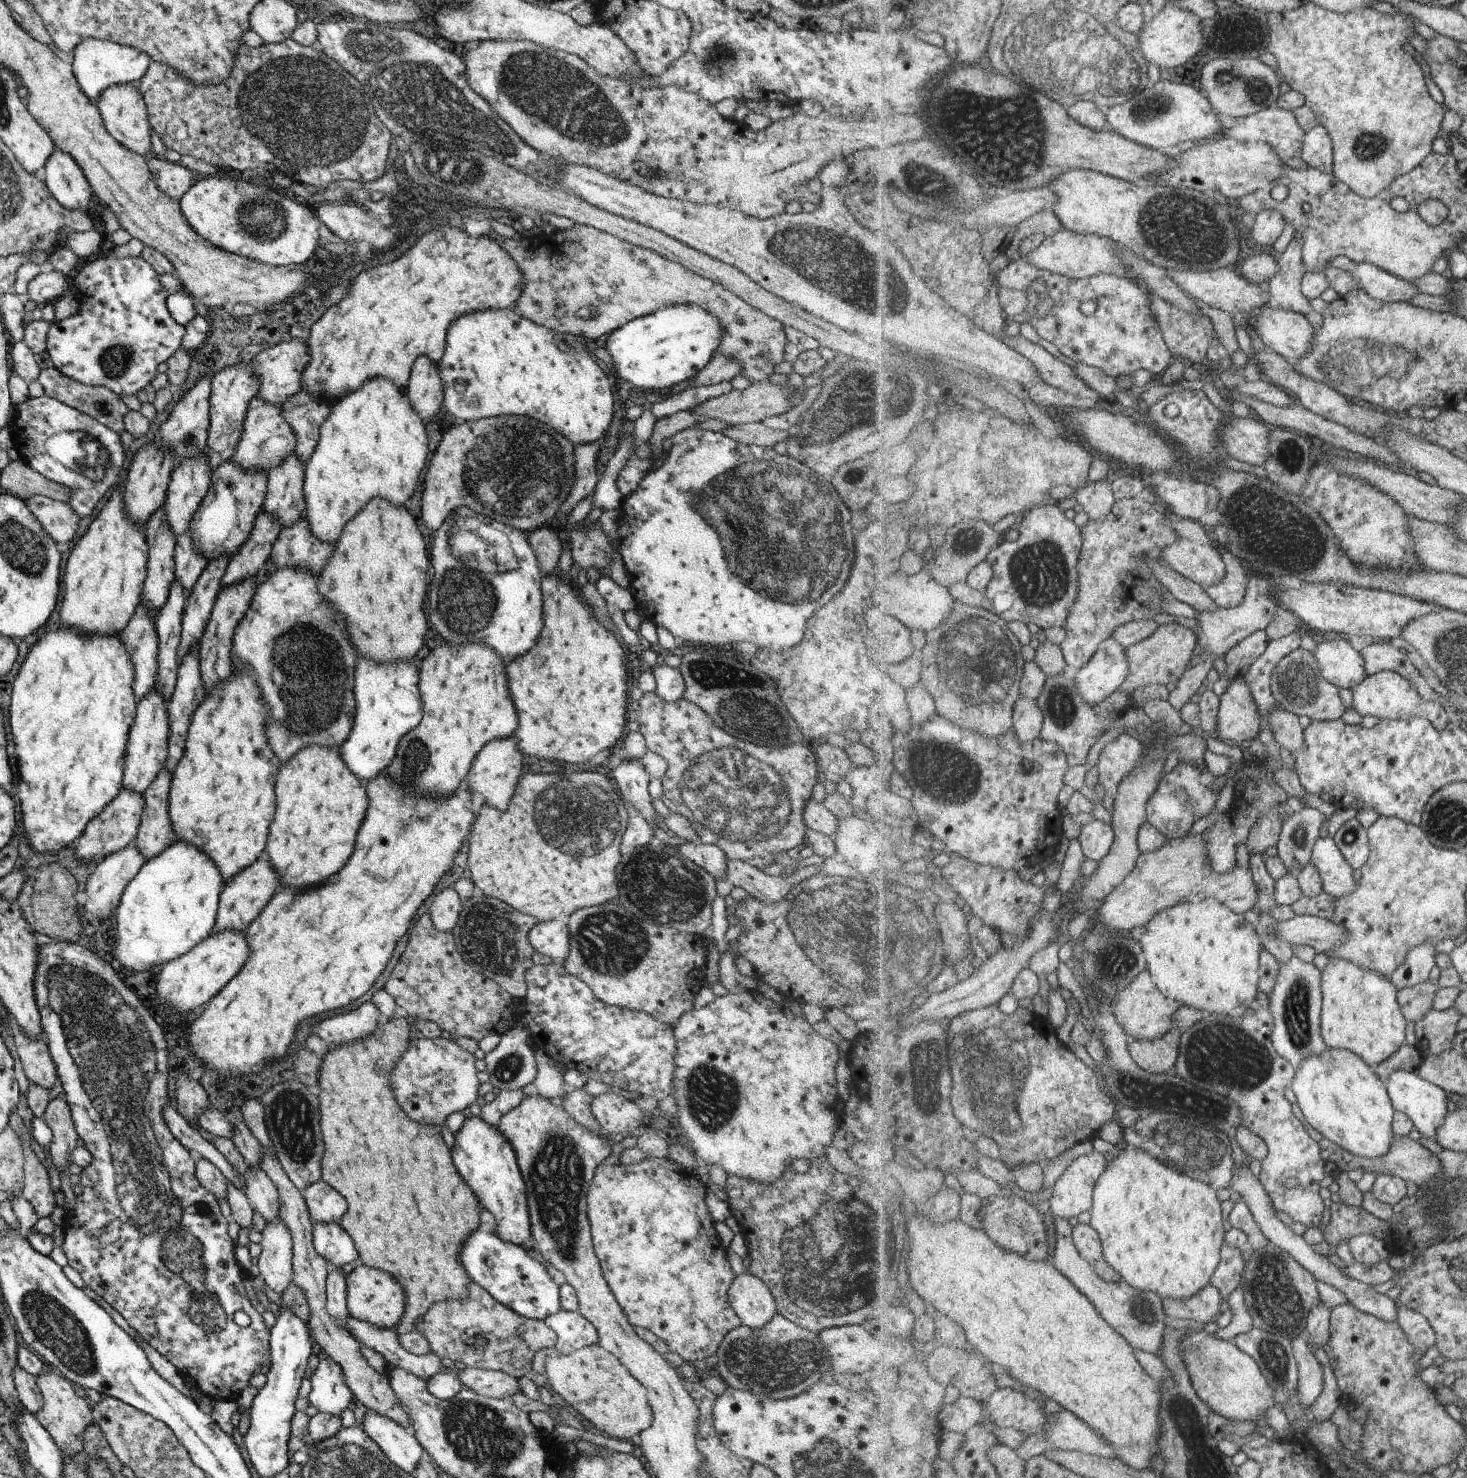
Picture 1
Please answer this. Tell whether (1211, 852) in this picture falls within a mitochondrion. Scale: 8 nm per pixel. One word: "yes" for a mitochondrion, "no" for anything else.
no

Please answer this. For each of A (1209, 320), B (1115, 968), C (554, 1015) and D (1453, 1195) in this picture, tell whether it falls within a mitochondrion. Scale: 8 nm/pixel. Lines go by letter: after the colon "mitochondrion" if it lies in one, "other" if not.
A: other
B: mitochondrion
C: other
D: mitochondrion

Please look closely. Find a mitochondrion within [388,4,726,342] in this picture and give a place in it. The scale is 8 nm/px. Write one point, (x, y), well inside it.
(551, 89)

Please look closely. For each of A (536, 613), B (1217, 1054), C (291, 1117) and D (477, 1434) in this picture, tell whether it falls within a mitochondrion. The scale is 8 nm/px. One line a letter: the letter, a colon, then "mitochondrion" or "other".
A: other
B: mitochondrion
C: mitochondrion
D: mitochondrion

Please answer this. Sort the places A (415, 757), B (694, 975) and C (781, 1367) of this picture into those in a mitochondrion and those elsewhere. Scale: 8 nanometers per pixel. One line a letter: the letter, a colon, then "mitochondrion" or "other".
A: mitochondrion
B: other
C: mitochondrion

